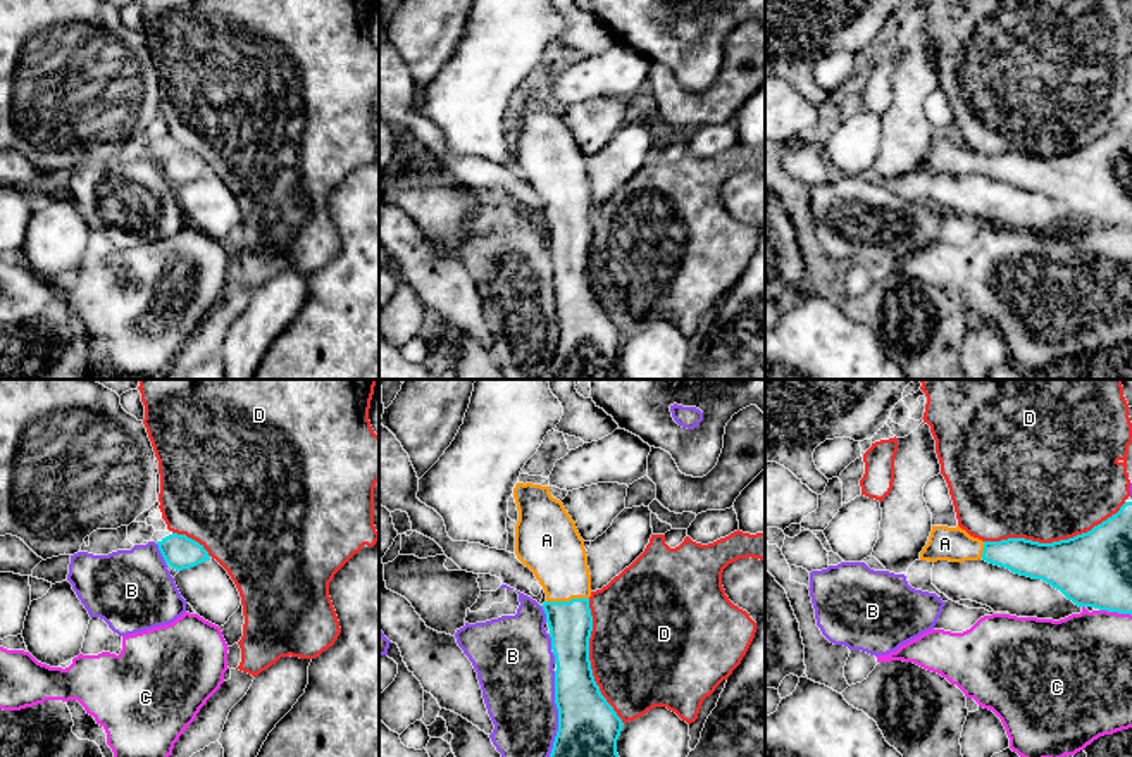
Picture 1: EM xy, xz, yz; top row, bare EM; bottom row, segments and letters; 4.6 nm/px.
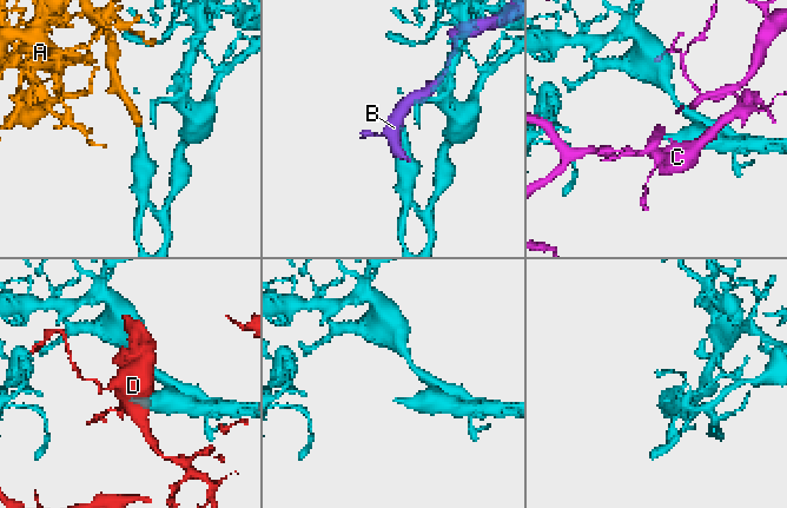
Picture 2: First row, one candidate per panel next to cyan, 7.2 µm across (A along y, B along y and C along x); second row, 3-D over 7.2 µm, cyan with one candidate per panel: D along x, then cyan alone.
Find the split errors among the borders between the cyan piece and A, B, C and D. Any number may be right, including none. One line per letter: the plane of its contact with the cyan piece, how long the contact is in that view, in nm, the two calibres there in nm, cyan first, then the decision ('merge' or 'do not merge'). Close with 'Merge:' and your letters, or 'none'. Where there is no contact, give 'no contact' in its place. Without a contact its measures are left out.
A: contact in xz; length 200 nm; calibres 200 and 280 nm; merge
B: contact in xz; length 400 nm; calibres 280 and 340 nm; do not merge
C: contact in yz; length 160 nm; calibres 360 and 400 nm; do not merge
D: contact in yz; length 700 nm; calibres 360 and 480 nm; do not merge
Merge: A

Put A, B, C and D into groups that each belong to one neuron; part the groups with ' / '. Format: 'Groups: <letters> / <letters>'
Groups: A / B / C / D

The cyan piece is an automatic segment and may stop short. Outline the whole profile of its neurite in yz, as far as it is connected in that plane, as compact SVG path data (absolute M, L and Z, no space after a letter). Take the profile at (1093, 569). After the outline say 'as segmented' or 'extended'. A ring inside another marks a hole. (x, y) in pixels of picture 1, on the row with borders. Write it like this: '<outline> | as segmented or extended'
M1132 502L1091 531L1039 543L1025 538L982 541L960 526L932 526L920 560L986 560L1042 579L1079 607L1132 616Z | extended

